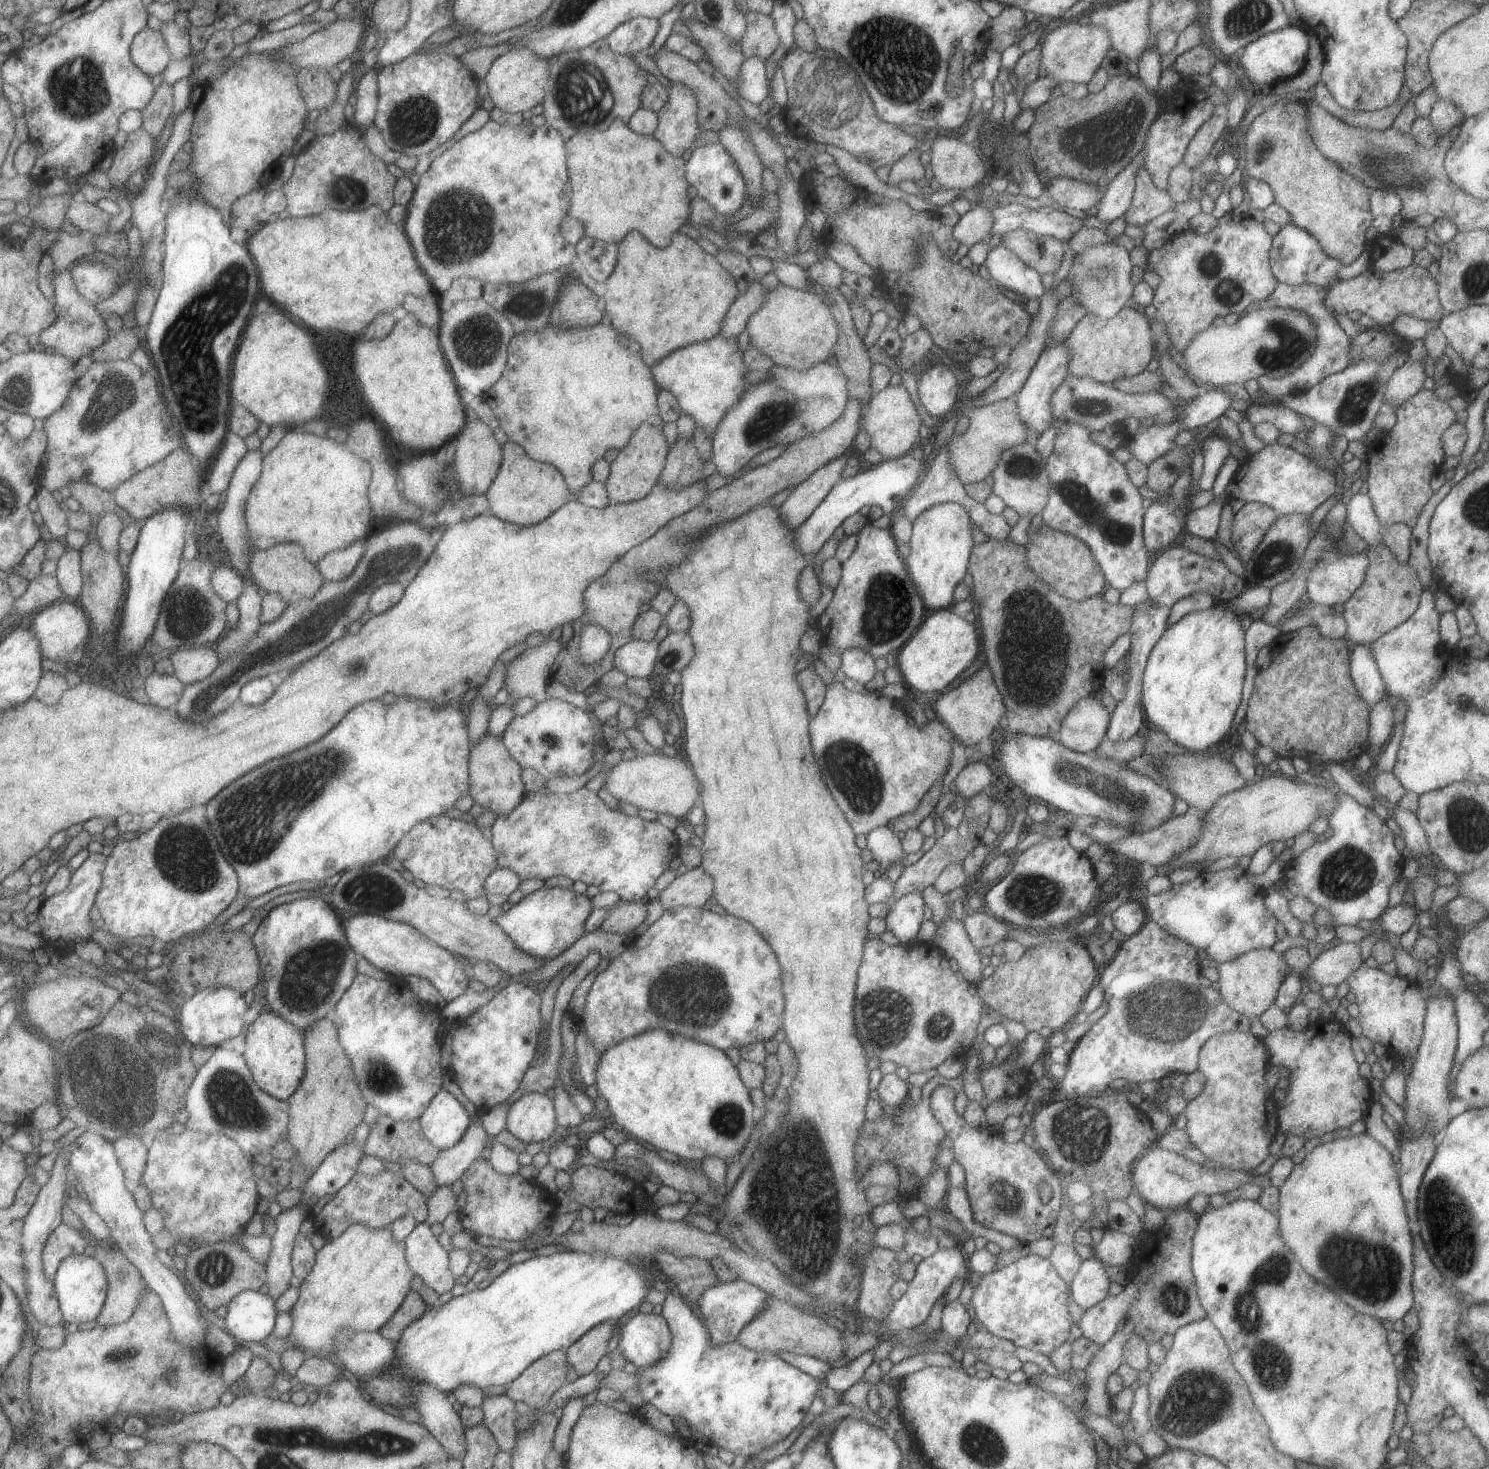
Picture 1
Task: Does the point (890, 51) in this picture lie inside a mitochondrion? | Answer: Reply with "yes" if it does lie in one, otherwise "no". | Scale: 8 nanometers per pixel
yes

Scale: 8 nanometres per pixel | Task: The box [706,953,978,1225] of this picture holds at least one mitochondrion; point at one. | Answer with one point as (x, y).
(883, 1014)

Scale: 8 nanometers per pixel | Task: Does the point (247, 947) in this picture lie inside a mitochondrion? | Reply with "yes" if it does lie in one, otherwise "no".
no

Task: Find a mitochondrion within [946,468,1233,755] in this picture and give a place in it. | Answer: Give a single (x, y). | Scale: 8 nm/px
(1035, 646)

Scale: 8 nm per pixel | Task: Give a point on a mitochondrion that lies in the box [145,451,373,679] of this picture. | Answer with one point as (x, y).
(274, 652)

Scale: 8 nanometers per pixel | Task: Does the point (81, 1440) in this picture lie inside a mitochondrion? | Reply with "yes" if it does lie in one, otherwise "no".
no

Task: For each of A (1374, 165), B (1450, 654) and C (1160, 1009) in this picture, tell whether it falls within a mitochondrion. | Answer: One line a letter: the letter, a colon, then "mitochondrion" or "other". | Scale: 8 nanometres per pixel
A: mitochondrion
B: other
C: mitochondrion

